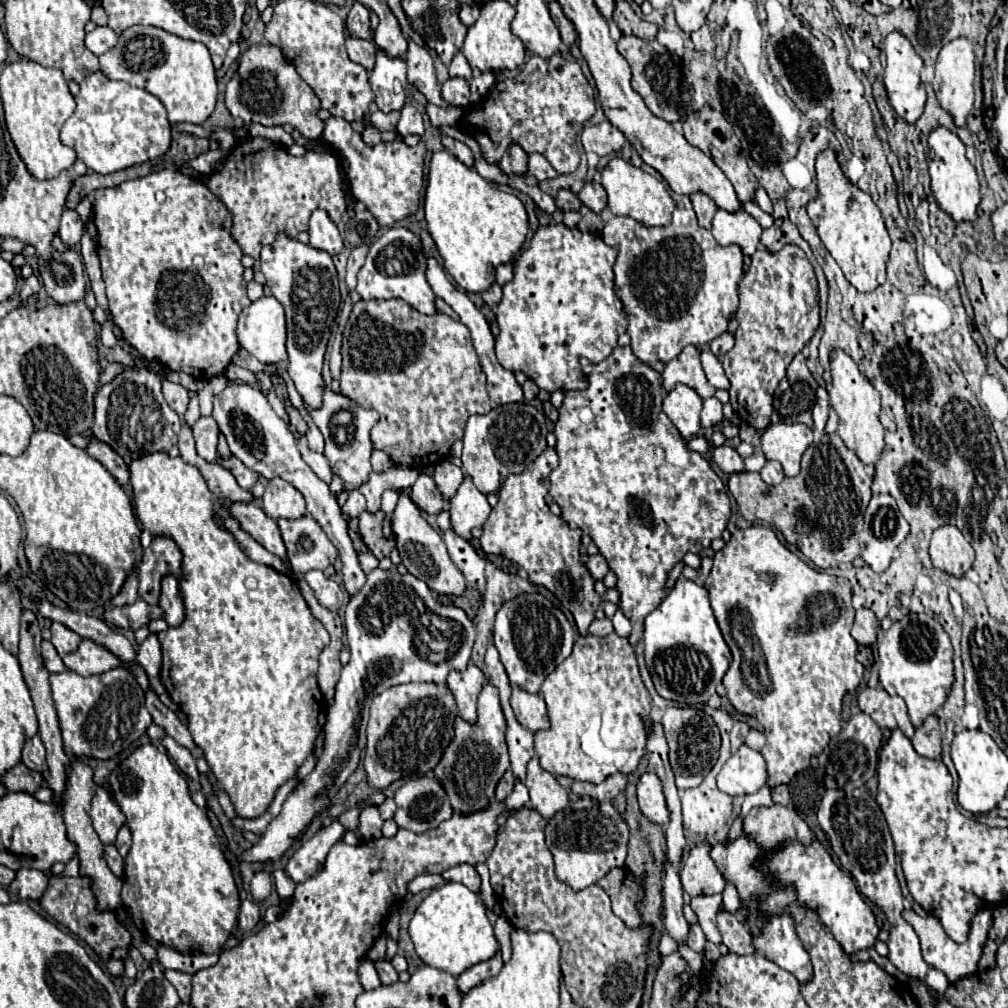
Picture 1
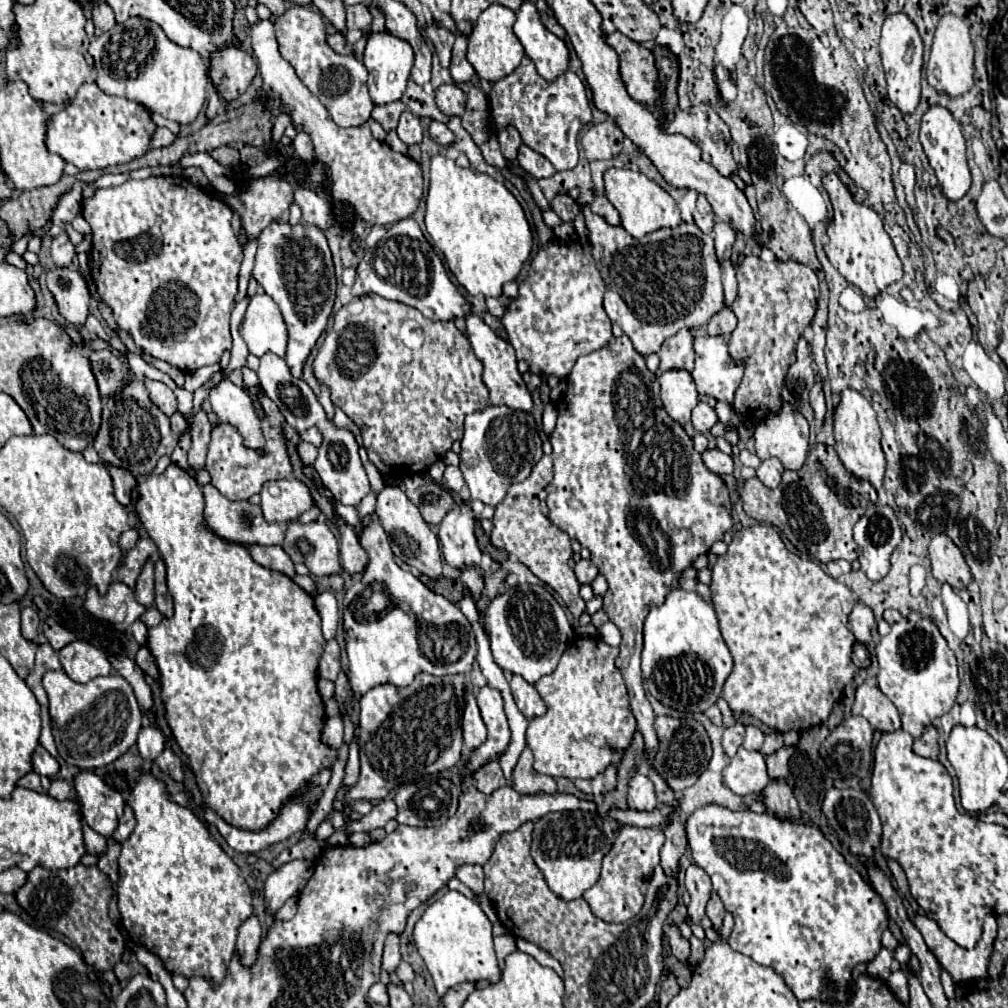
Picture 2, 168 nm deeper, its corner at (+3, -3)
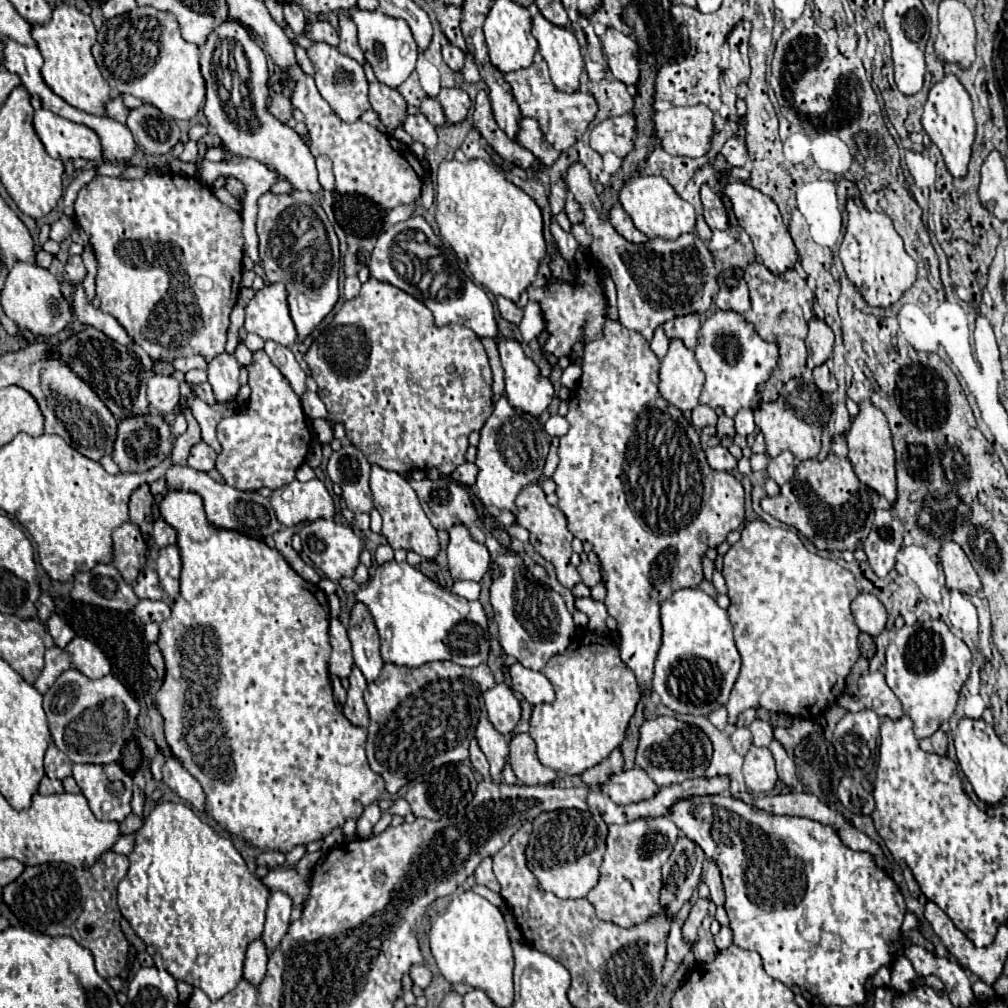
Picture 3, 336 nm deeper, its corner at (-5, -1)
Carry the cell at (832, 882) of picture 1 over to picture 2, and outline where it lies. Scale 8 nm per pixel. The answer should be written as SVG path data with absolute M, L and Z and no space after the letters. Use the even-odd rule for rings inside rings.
M706 804L698 810L694 810L686 818L686 836L688 836L688 848L692 852L694 862L712 878L712 886L718 892L718 896L724 902L724 908L734 916L734 928L730 934L730 948L750 956L762 966L770 966L776 974L780 974L786 982L786 986L794 992L798 1000L820 1000L820 1002L832 1002L832 1004L844 1004L848 1000L848 984L852 976L852 968L860 962L870 962L882 948L882 932L888 928L888 910L880 896L874 892L874 888L860 876L856 868L852 868L844 856L830 844L830 840L824 838L824 834L816 826L804 826L804 824L790 824L788 820L780 820L768 812L756 814L752 810L730 810L718 804Z

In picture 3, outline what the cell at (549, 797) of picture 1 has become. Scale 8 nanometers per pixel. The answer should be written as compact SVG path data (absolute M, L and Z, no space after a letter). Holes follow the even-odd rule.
M518 734L510 740L510 764L514 768L516 778L522 784L552 784L558 774L552 768L540 764L536 756L536 744L530 734Z

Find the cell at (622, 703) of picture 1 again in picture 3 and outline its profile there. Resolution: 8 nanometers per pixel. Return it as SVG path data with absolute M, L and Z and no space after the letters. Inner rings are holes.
M592 632L574 636L568 650L552 656L542 674L554 686L556 700L532 710L530 736L536 742L538 760L560 774L584 774L624 742L628 722L640 700L636 678L622 664L618 648Z

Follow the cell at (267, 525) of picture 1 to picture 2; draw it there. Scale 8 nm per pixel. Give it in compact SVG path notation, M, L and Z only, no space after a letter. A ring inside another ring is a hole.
M204 484L204 486L200 486L200 488L202 488L204 500L206 500L204 518L206 518L206 524L208 524L208 528L210 528L212 532L216 532L218 536L222 536L224 540L238 542L238 544L244 544L244 546L252 546L252 544L262 544L262 546L282 544L286 526L282 528L280 524L268 524L268 522L264 520L264 516L262 516L260 506L250 504L248 500L232 502L232 500L228 500L226 496L222 496L212 484Z

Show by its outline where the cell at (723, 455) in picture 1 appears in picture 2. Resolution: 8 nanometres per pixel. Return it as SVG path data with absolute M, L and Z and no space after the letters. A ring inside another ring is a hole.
M714 448L714 450L706 450L706 452L702 454L702 460L704 460L706 468L708 468L708 470L712 470L714 474L718 474L718 476L732 474L732 470L734 470L732 456L722 454L718 448Z

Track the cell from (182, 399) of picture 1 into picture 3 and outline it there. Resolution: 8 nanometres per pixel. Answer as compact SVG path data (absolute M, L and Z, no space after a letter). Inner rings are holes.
M150 376L148 402L162 414L174 412L180 402L180 382L172 376Z

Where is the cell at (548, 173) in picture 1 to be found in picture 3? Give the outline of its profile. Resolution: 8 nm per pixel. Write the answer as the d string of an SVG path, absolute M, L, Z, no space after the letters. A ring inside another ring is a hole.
M522 118L520 122L520 132L516 136L516 140L520 142L520 146L524 146L526 150L530 150L542 166L552 166L556 162L556 158L560 156L542 136L536 120L530 118Z

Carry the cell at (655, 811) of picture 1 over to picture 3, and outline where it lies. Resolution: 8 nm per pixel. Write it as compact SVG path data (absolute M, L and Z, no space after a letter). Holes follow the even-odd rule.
M636 766L632 770L614 774L610 778L610 782L606 782L602 786L602 790L616 804L634 804L634 802L652 798L656 794L656 790L660 790L660 788L656 786L656 782L652 782L652 778L648 778L648 774L644 774L644 770L640 770Z

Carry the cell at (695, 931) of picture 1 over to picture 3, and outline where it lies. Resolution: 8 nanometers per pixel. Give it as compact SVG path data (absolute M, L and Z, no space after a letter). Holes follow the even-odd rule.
M708 930L706 932L700 932L698 934L698 940L694 944L694 950L692 950L696 962L712 962L716 958L716 952L718 952L718 948L714 944L712 934Z

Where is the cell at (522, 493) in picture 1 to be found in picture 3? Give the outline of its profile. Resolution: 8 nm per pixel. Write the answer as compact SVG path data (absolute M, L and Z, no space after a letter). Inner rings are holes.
M534 482L534 484L526 486L526 488L518 494L518 498L516 498L516 508L518 508L518 512L516 512L516 524L524 526L524 528L530 532L530 544L534 546L534 550L536 550L540 556L544 556L548 562L552 562L552 566L554 566L554 570L556 570L558 582L560 582L562 586L570 588L570 590L572 590L576 584L580 584L580 582L582 582L582 580L580 580L580 574L578 574L578 570L570 564L572 538L574 538L574 536L568 532L566 520L564 520L562 512L546 502L546 494L544 494L540 482Z

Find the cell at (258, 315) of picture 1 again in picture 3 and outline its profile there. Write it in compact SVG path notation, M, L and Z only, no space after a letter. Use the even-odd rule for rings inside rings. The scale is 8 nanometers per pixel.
M268 284L256 292L246 306L246 332L258 334L262 340L274 340L282 346L296 342L284 284Z

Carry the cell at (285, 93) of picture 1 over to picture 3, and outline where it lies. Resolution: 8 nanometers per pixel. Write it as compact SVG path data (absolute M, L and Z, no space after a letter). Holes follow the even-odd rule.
M316 156L316 168L318 168L318 180L326 194L332 194L334 190L334 174L332 174L332 162L324 156Z

